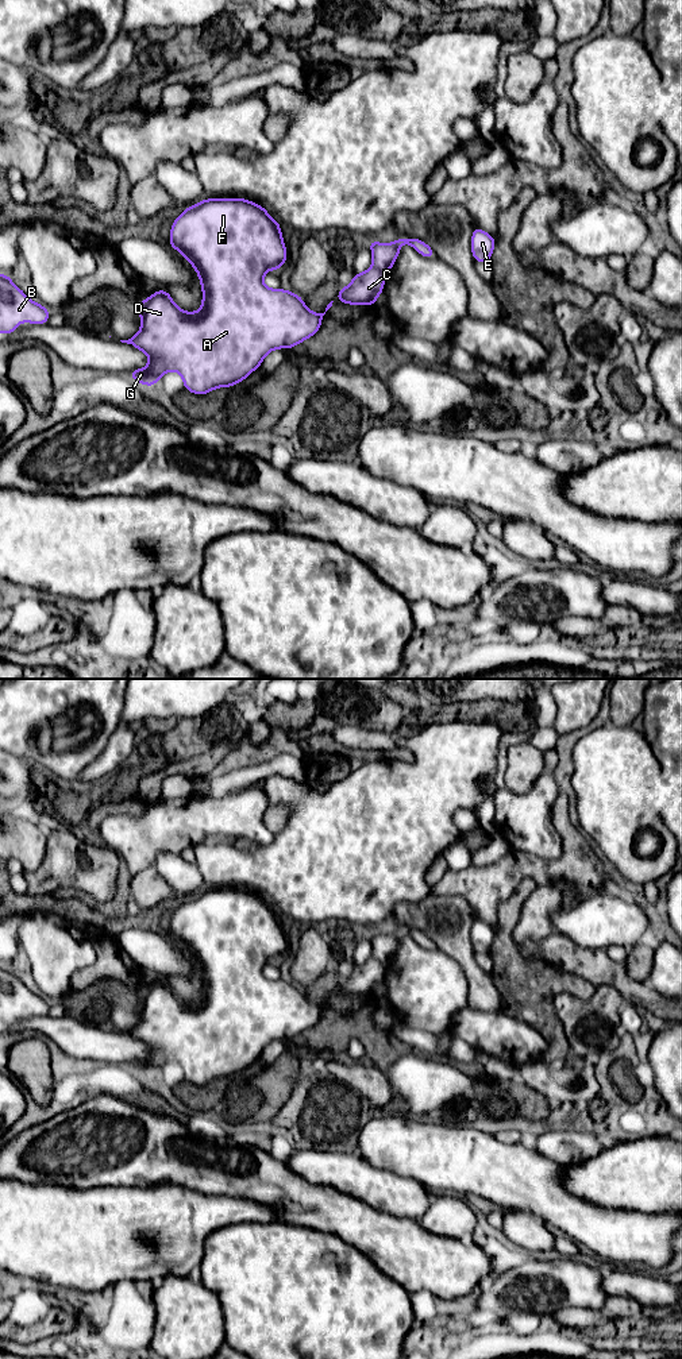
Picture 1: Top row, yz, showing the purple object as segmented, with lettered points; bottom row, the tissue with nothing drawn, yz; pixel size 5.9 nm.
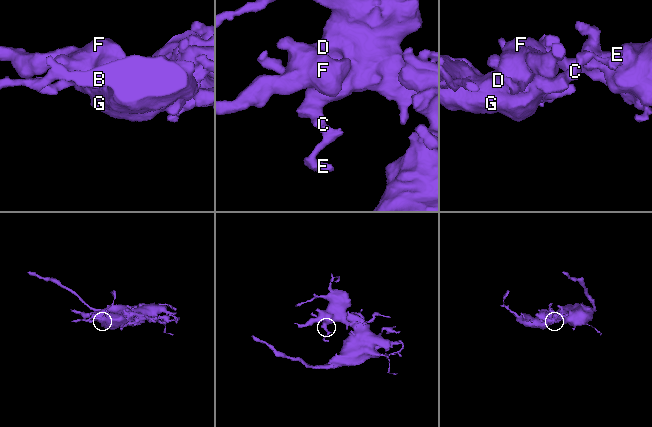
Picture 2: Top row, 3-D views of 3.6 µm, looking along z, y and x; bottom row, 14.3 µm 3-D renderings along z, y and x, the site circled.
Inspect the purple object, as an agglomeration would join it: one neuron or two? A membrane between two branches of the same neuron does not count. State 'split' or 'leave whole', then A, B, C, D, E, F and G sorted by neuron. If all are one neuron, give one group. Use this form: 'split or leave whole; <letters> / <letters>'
leave whole; A B C D E F G

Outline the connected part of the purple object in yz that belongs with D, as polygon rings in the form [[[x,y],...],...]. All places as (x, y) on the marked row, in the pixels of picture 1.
[[[204,198],[188,206],[173,221],[169,244],[181,252],[197,271],[203,287],[203,305],[199,312],[184,312],[173,302],[169,292],[161,289],[138,305],[142,328],[134,337],[120,341],[146,352],[149,366],[130,372],[131,379],[146,386],[155,386],[166,371],[178,371],[185,390],[203,395],[216,387],[240,383],[261,366],[270,351],[293,348],[319,331],[325,312],[313,313],[293,292],[267,289],[263,285],[265,273],[278,270],[288,258],[281,225],[263,206],[244,198]]]

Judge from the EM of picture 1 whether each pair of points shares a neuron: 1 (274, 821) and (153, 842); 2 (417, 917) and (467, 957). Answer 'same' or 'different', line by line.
1: different
2: same

